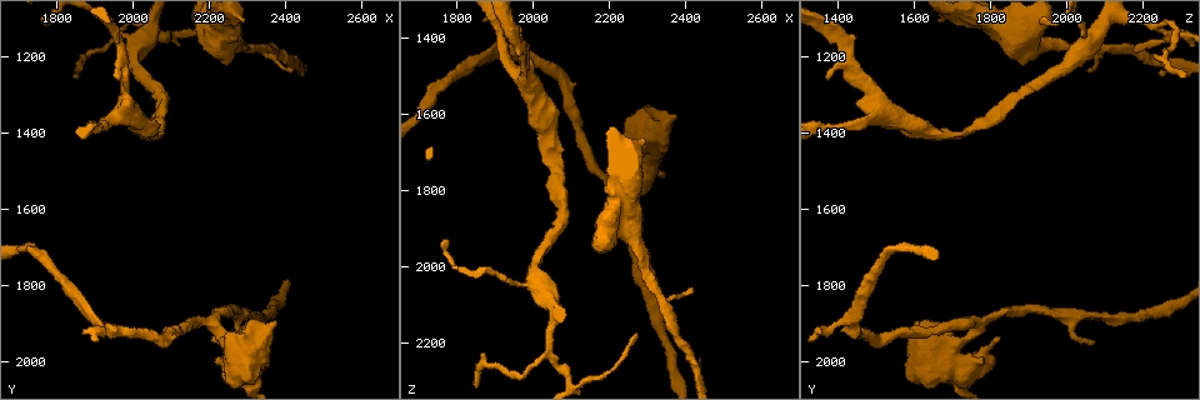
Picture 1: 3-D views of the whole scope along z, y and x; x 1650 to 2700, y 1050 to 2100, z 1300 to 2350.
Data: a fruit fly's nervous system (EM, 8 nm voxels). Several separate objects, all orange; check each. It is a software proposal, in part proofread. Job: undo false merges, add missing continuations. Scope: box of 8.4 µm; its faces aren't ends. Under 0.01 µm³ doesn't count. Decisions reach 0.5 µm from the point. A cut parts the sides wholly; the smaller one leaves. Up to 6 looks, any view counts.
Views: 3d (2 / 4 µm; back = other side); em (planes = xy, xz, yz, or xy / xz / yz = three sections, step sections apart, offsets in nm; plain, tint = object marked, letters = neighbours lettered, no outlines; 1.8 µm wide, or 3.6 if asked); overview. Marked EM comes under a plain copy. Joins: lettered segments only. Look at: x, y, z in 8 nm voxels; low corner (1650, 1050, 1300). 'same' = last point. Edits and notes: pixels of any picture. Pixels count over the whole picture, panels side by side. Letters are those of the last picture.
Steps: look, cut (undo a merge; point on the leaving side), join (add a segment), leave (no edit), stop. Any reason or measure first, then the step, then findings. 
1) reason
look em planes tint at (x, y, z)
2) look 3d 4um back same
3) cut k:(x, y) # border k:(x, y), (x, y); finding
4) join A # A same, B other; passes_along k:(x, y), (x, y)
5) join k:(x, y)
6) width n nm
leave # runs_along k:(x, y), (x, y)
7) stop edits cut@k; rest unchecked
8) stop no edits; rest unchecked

abrupt turn
look 3d 4um at (2220, 1915, 1780)

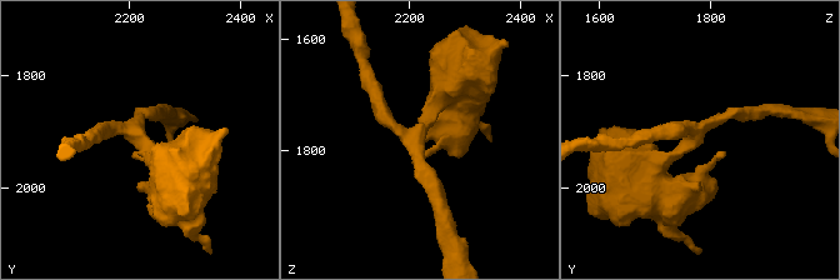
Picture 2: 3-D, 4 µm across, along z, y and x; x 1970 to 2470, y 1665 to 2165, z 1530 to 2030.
arms 3; arm_widths 200, 200, 400 nm
look em yz step 16 tint at (2215, 1905, 1770)

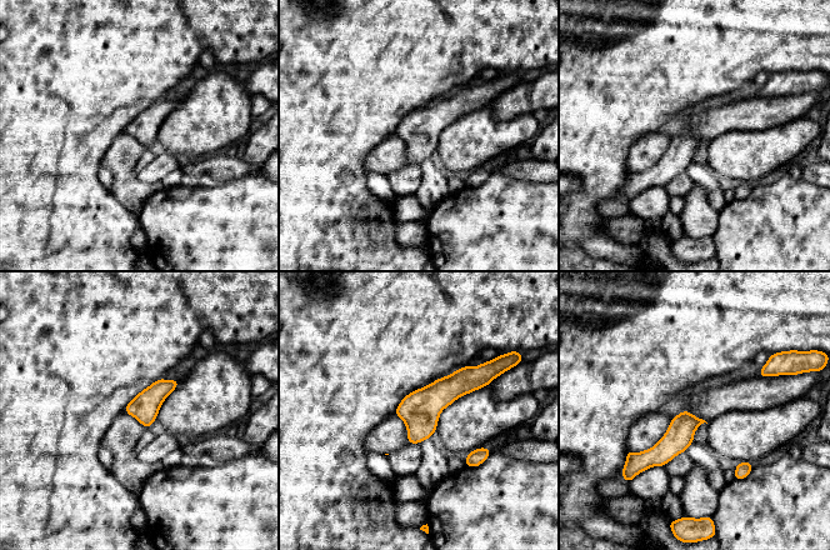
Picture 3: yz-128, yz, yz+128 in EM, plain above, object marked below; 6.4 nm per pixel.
look em planes letters same

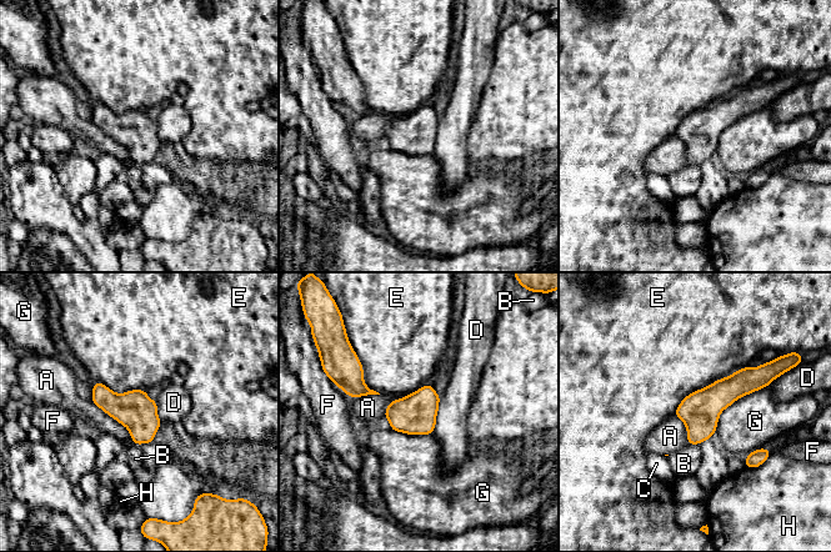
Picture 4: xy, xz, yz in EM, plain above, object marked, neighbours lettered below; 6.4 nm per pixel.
longest_contact E 550 nm
leave # A other, B other, C other, D other, E other, F other, G other, H other; border 4:(91, 400), (120, 422), (134, 442); one neuron here

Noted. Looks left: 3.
branch stops here
look 3d 2um back at (2420, 1240, 2065)

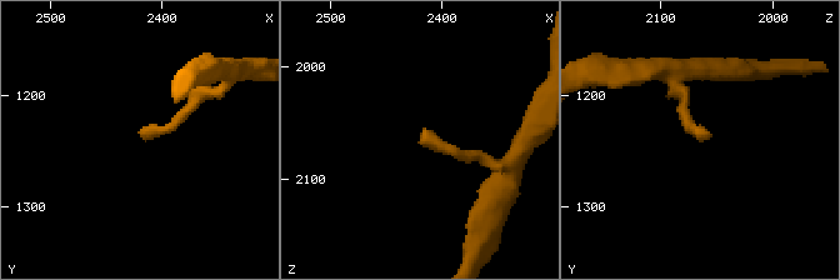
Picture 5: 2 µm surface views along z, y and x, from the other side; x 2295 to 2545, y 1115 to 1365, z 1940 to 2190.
shape alone is not enough
look em planes letters at (2416, 1240, 2060)

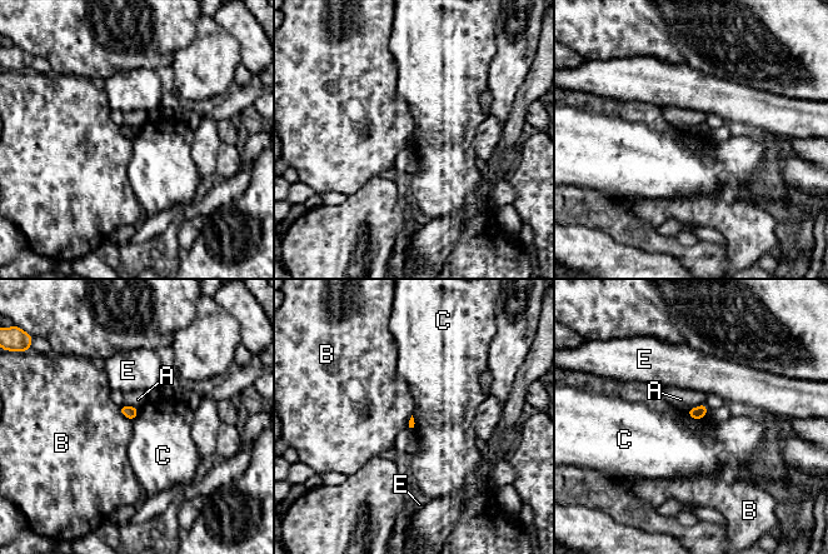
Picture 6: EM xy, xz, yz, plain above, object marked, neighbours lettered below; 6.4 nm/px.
leave # A other, B other, C other, E other; border 6:(686, 412), (693, 418), (702, 419); none of them fits

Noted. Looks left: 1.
stop no edits; rest unchecked

